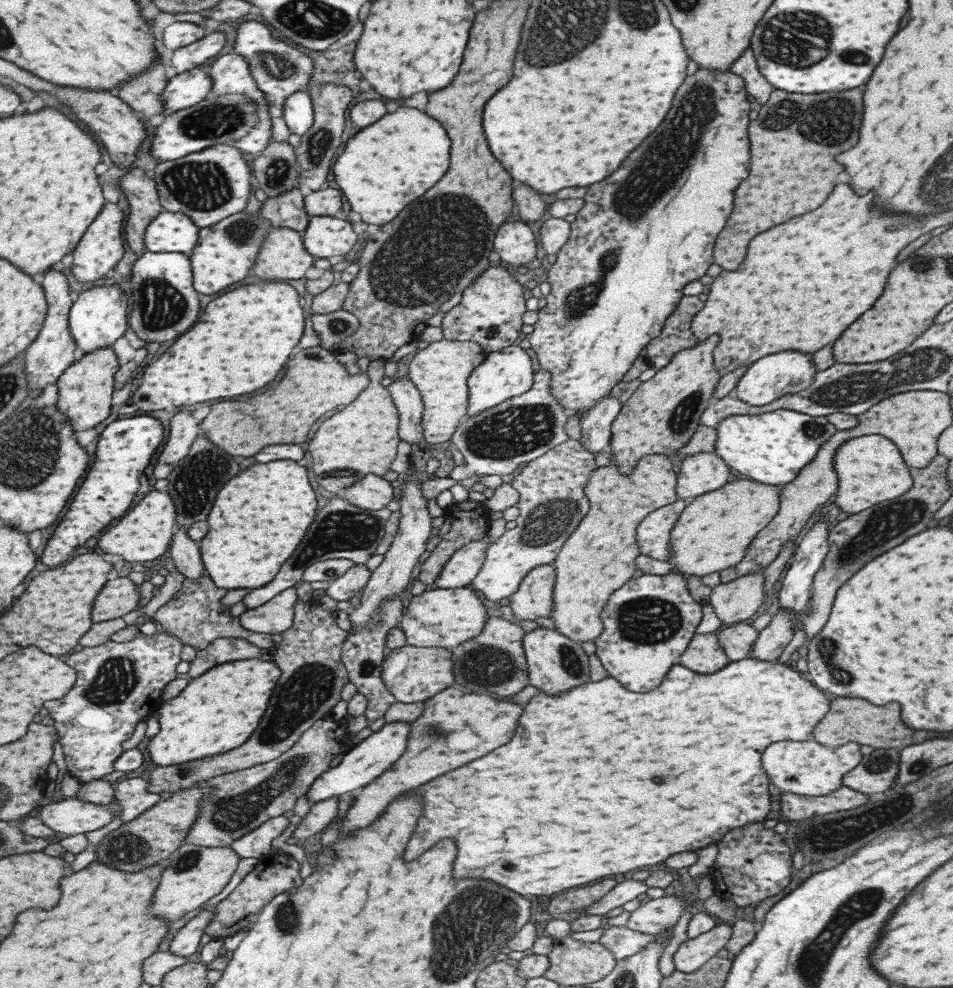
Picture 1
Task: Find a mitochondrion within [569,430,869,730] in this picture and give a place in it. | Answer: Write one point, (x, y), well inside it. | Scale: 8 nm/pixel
(647, 620)

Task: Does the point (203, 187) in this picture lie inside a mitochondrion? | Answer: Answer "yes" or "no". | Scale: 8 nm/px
yes

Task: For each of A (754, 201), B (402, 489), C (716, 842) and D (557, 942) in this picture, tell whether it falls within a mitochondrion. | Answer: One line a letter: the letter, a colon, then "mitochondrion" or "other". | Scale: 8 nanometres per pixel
A: other
B: other
C: other
D: other

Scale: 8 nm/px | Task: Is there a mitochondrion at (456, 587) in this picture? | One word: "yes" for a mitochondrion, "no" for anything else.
no

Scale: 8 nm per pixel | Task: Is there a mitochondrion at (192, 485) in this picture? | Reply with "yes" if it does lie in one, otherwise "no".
yes

